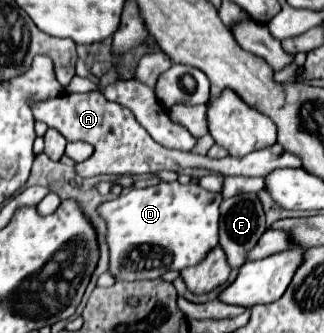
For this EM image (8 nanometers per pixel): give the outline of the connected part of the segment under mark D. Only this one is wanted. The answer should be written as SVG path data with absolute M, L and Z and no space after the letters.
M161 182L147 188L129 188L115 200L99 204L97 214L107 224L107 246L109 246L109 274L117 280L153 280L161 278L169 270L183 270L195 266L205 254L219 244L219 206L221 194L209 192L197 184Z

